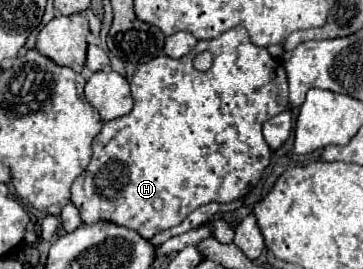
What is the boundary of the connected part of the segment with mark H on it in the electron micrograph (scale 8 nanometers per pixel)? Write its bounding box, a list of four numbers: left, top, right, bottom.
[70,26,292,238]

